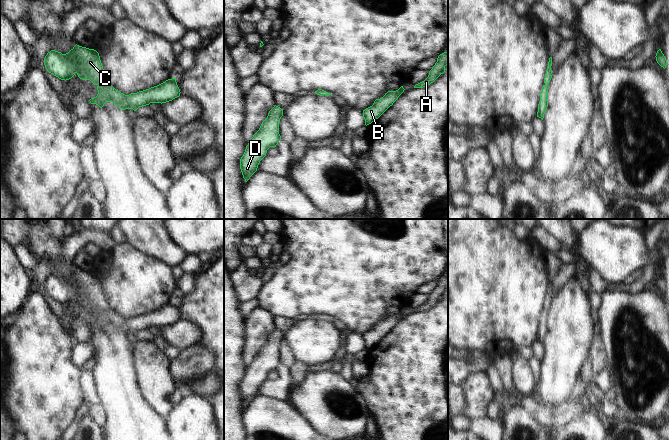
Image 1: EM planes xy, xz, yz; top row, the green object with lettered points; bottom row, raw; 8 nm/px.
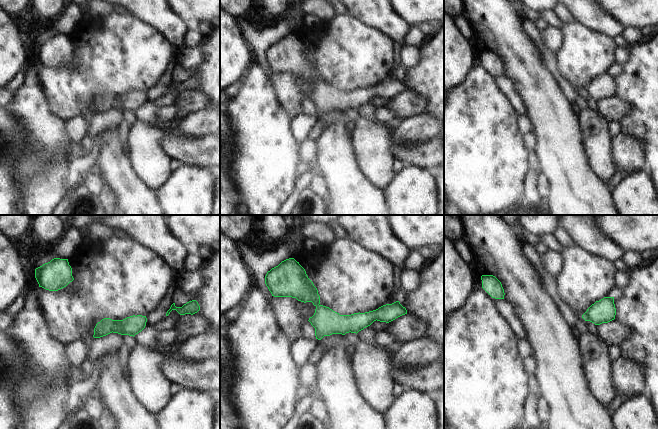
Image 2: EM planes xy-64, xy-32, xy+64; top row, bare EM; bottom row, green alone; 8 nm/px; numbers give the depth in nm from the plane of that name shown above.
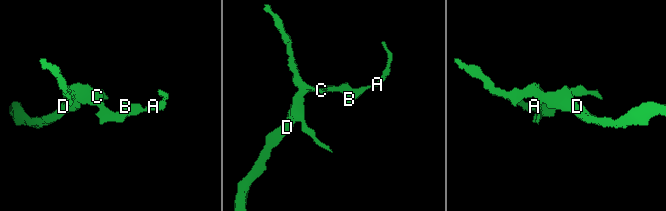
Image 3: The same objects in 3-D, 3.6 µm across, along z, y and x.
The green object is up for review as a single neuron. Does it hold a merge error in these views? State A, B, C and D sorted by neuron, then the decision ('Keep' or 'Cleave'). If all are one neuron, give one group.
Groups: A B C D. Keep

